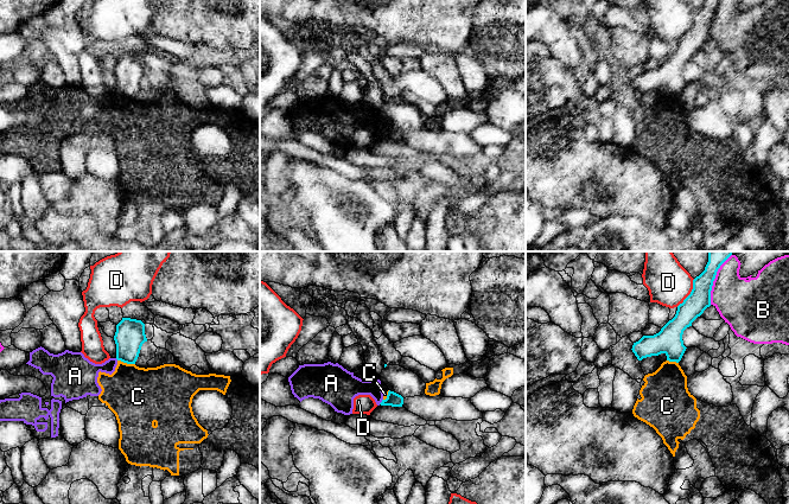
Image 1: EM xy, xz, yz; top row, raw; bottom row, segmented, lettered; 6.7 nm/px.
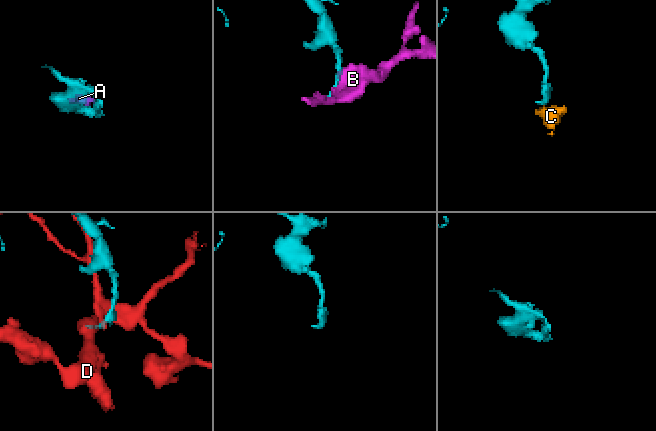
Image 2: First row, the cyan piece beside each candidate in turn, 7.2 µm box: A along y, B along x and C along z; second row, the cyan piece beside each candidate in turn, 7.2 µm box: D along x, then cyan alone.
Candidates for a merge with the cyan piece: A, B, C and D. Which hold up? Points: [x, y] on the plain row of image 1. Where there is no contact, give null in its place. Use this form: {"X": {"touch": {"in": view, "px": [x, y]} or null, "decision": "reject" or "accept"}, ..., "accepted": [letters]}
{"A": {"touch": {"in": "xz", "px": [382, 135]}, "decision": "reject"}, "B": {"touch": {"in": "yz", "px": [712, 19]}, "decision": "reject"}, "C": {"touch": {"in": "xy", "px": [126, 96]}, "decision": "reject"}, "D": {"touch": {"in": "yz", "px": [691, 27]}, "decision": "reject"}, "accepted": []}

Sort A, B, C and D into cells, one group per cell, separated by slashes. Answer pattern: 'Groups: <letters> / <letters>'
Groups: A C / B / D

